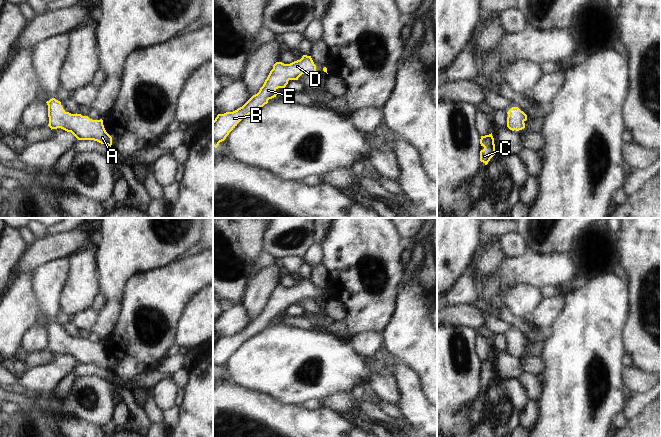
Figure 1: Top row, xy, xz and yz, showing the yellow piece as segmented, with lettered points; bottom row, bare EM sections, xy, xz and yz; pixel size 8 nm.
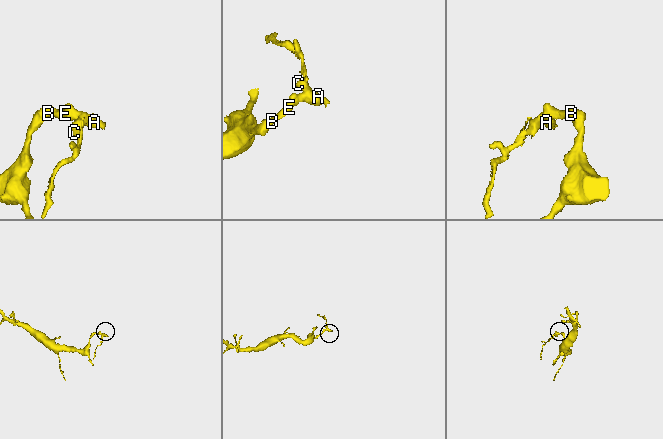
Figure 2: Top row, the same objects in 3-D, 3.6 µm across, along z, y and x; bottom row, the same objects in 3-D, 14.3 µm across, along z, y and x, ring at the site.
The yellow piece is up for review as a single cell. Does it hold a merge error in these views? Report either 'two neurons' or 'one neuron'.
one neuron

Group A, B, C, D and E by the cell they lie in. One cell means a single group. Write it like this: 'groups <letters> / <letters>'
groups A B C D E

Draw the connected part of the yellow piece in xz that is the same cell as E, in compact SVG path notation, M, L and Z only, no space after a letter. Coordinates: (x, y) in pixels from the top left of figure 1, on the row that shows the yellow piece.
M303 55L300 60L290 64L276 62L257 94L237 110L217 115L213 121L213 146L217 148L243 118L263 107L269 99L276 97L278 88L285 88L289 80L298 80L304 73L313 76L316 73L316 65L311 56Z

